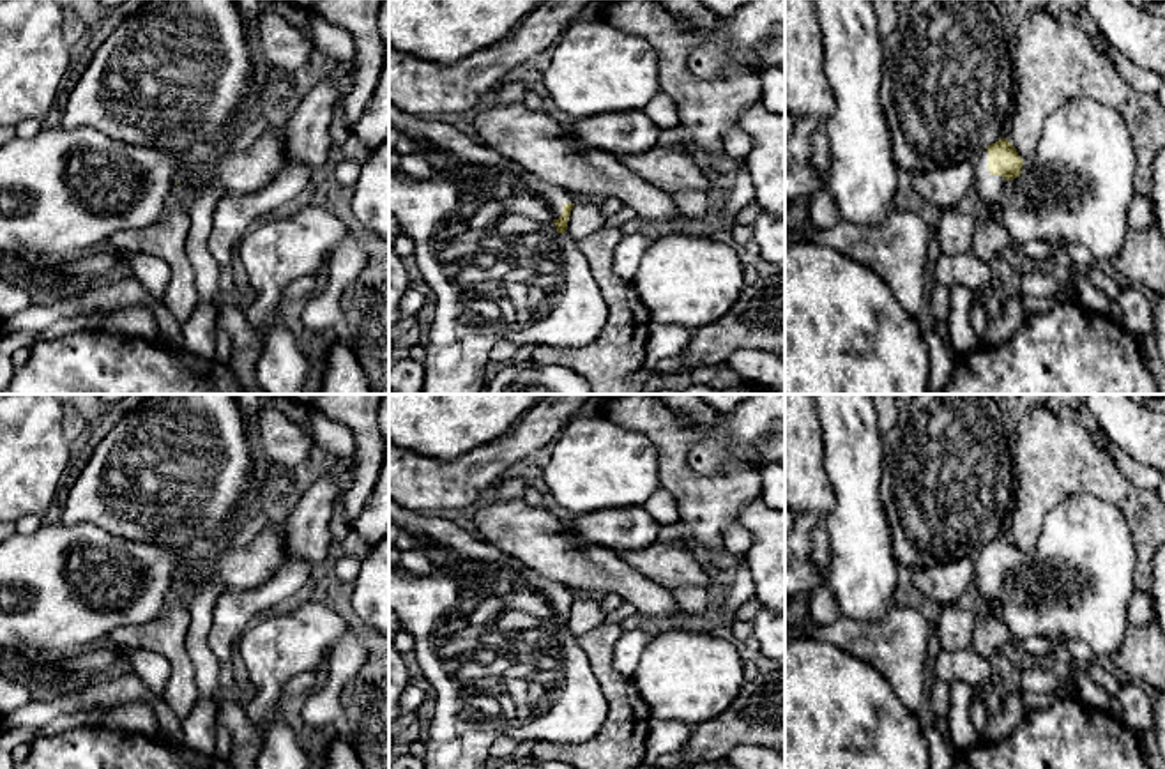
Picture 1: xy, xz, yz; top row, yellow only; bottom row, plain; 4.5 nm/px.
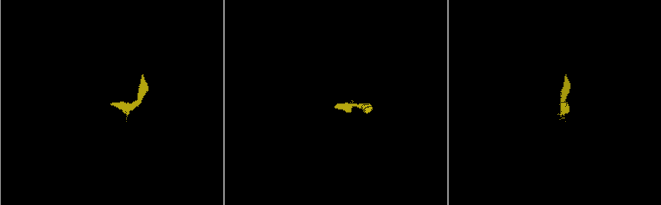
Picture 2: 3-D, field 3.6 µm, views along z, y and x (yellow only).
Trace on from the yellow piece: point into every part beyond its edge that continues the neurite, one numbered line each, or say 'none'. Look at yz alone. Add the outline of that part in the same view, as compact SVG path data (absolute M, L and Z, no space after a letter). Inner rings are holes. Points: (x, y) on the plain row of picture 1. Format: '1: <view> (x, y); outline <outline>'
1: yz (1077, 586); outline M1070 495L1052 509L1043 523L1032 557L1024 557L1022 569L1006 576L988 567L985 544L974 560L971 603L1001 603L999 617L1017 640L1047 638L1059 647L1082 640L1100 663L1119 652L1128 626L1128 603L1135 590L1137 557L1133 537L1123 513L1094 495Z

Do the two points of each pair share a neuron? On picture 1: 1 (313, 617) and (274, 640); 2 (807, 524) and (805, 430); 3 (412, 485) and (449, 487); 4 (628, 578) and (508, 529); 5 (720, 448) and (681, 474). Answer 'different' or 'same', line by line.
1: same
2: same
3: same
4: same
5: different

